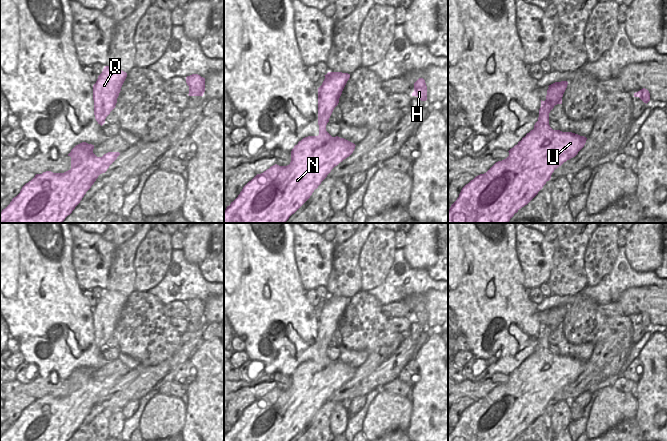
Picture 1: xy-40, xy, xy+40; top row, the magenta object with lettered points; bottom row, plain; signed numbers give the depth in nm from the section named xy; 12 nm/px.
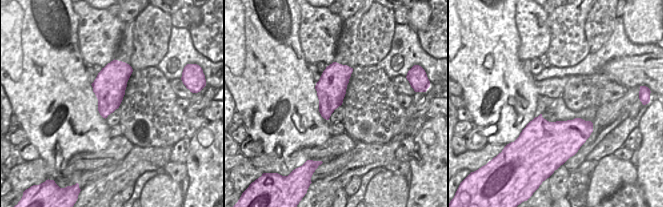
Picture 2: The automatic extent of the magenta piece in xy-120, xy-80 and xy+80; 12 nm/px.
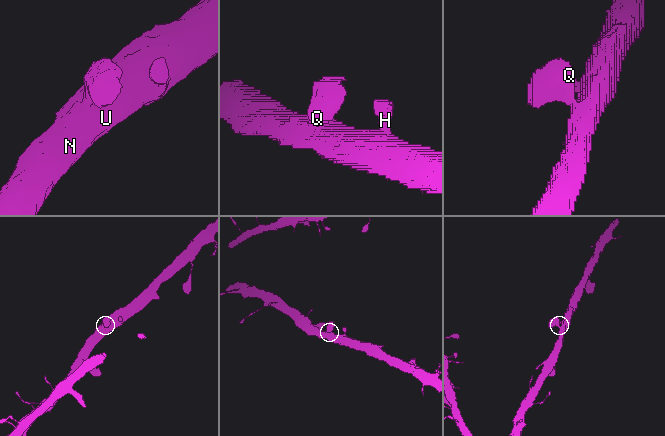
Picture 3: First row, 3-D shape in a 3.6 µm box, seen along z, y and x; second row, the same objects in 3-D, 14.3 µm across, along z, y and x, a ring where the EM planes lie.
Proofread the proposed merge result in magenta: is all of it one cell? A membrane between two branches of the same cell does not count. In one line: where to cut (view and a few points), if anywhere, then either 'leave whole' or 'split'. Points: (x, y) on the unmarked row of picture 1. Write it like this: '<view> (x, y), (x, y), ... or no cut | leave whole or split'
no cut | leave whole

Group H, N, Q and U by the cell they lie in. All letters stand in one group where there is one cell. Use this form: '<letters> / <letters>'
H N Q U

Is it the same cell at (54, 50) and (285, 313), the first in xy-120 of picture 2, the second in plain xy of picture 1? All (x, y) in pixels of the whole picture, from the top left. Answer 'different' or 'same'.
same

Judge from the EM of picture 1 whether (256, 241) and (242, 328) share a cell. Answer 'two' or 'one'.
one

